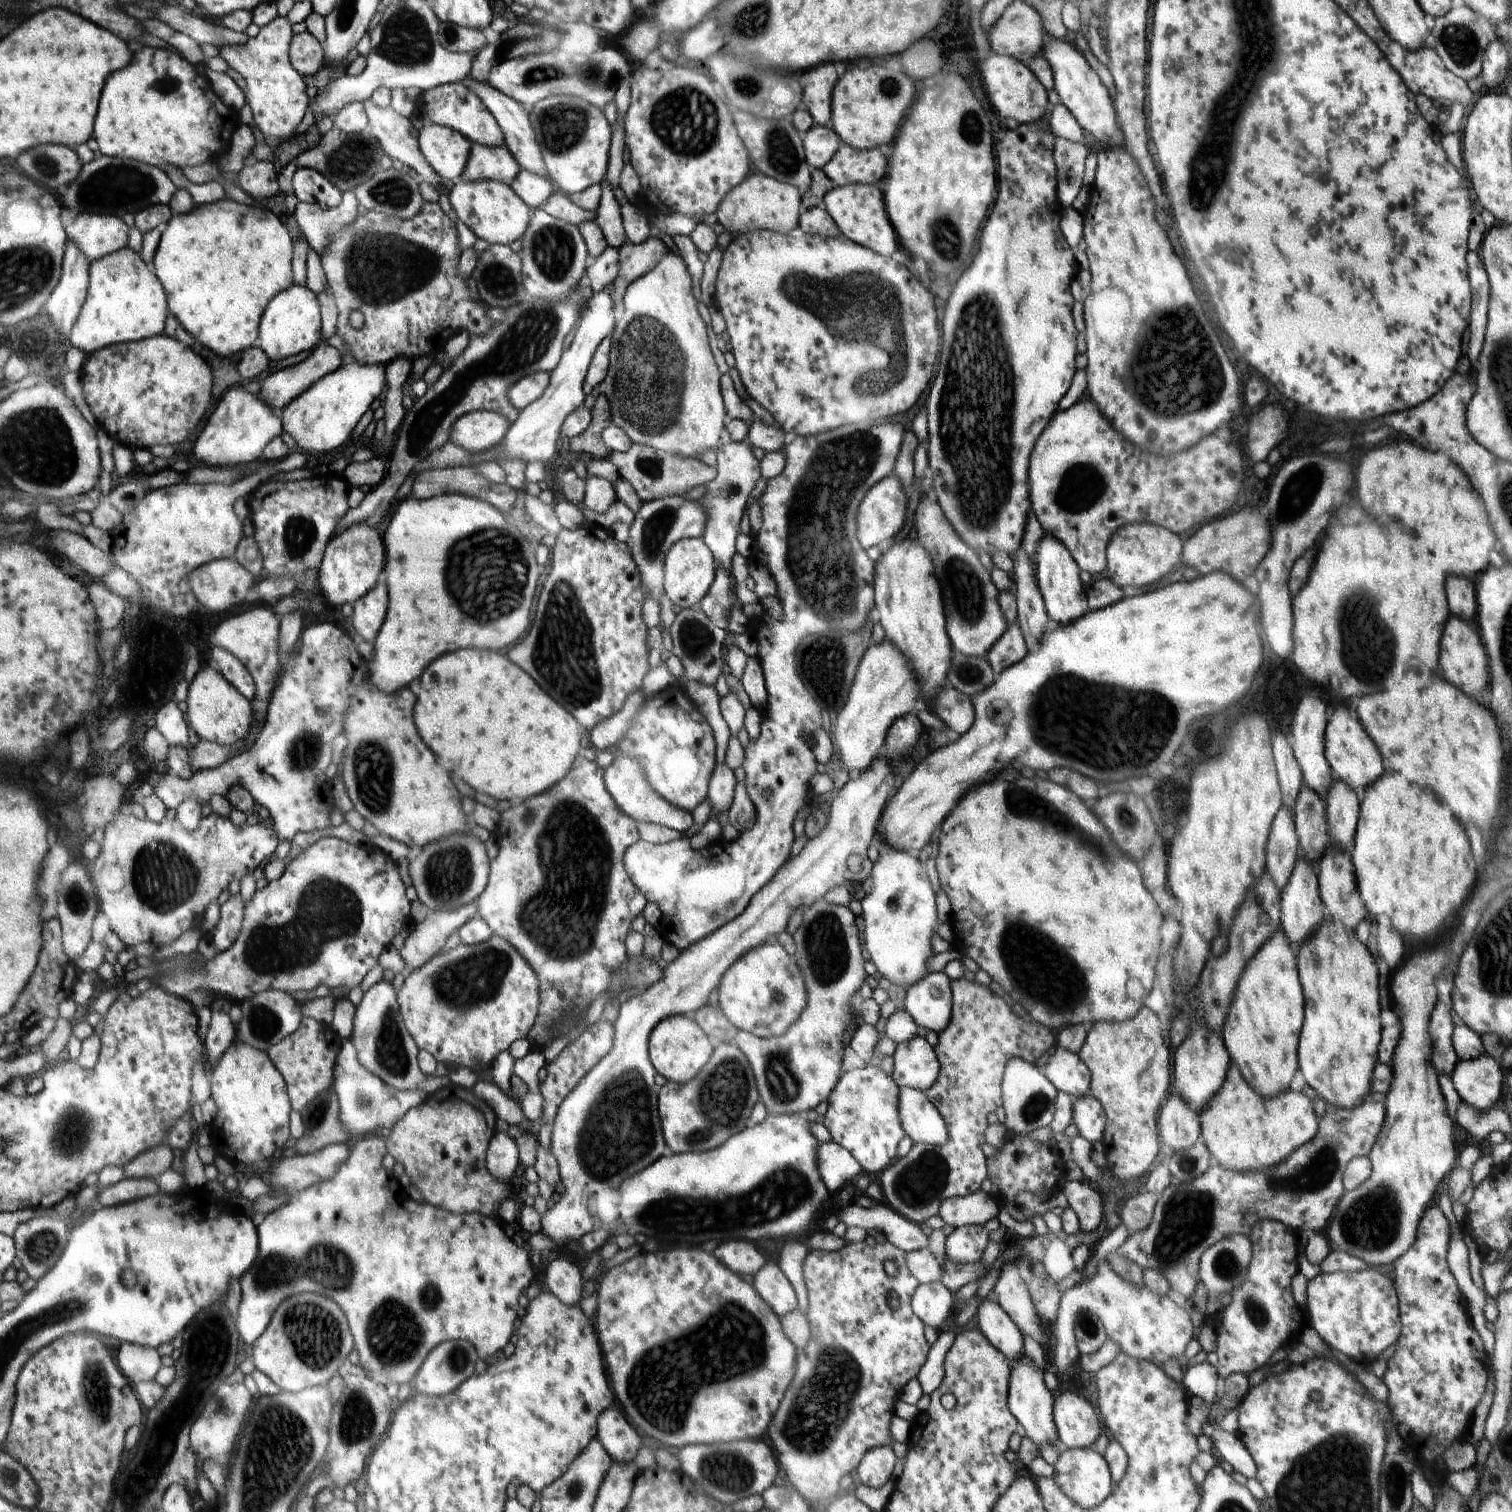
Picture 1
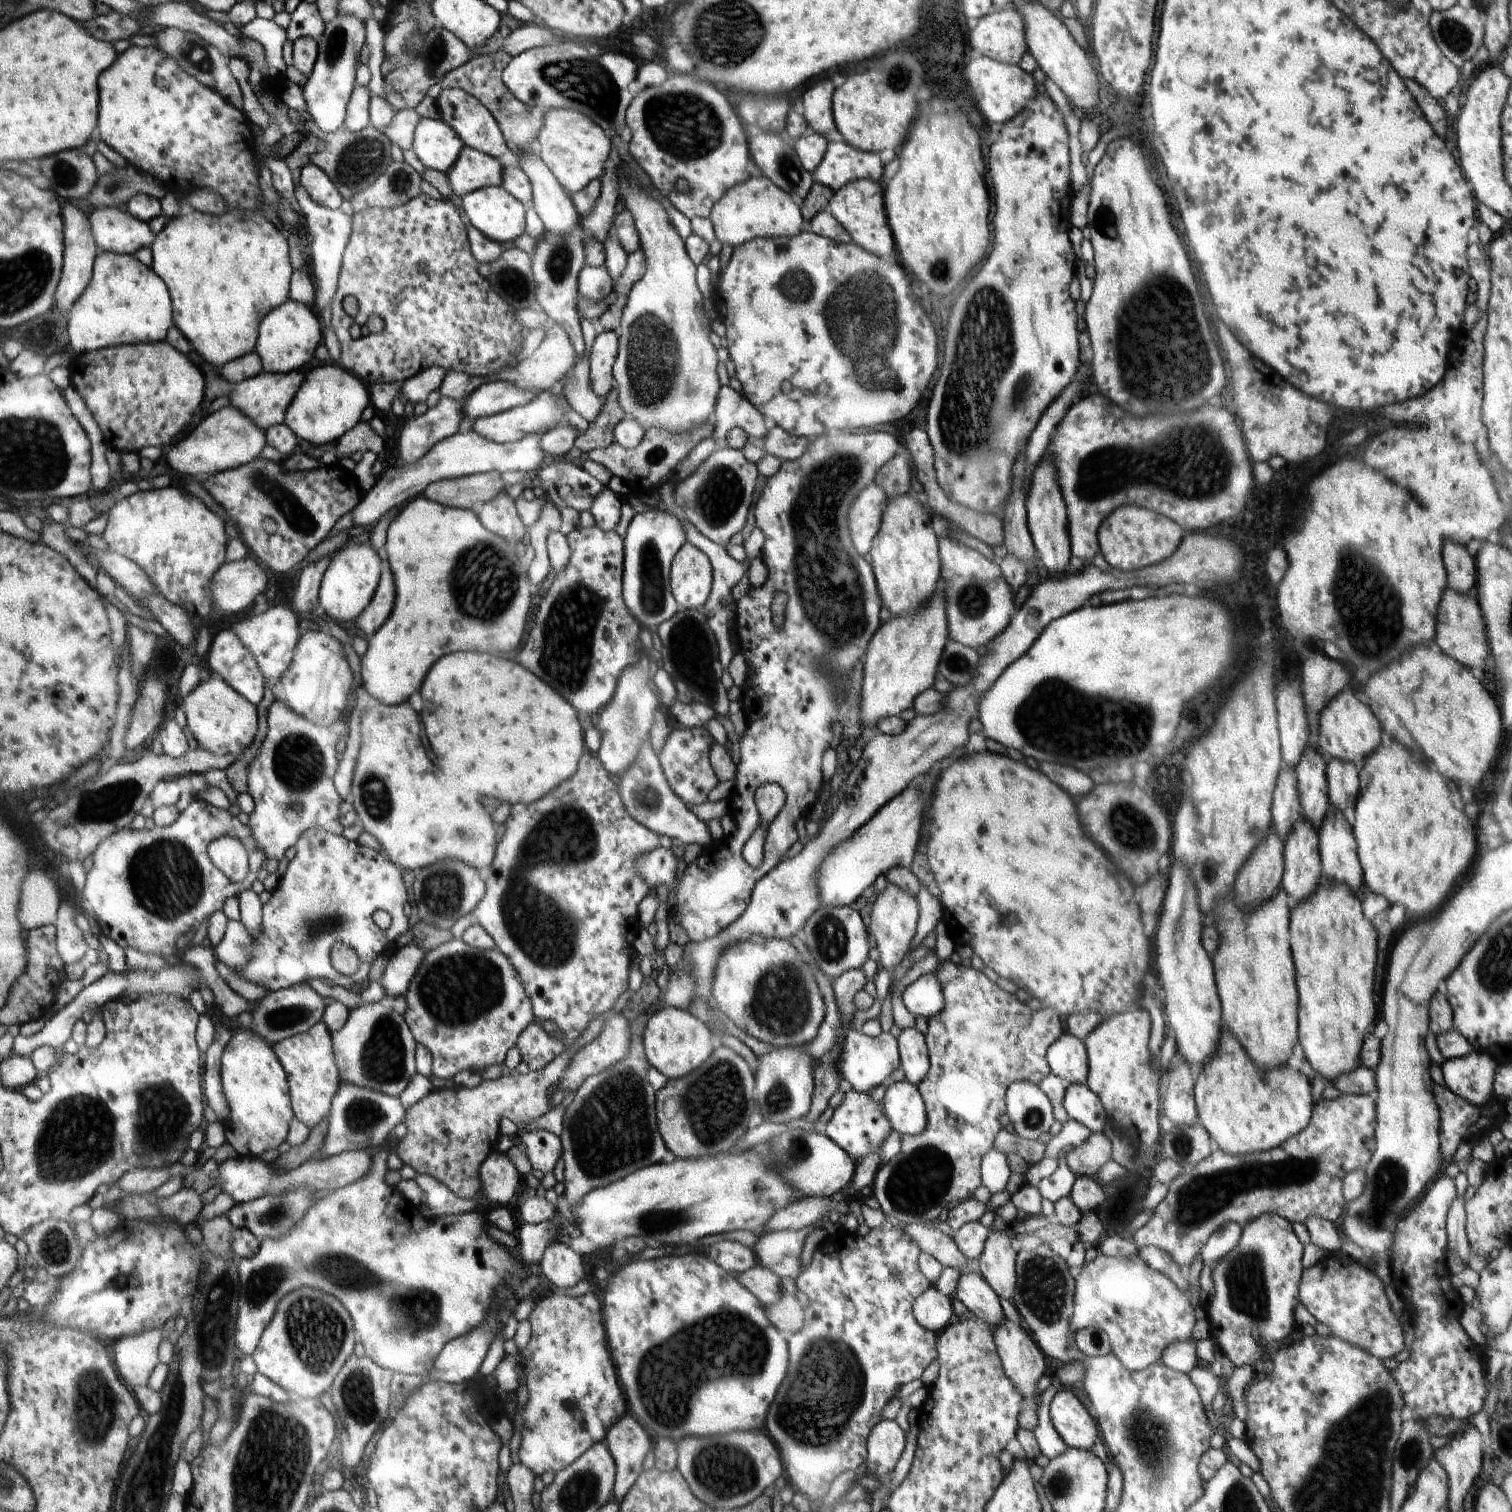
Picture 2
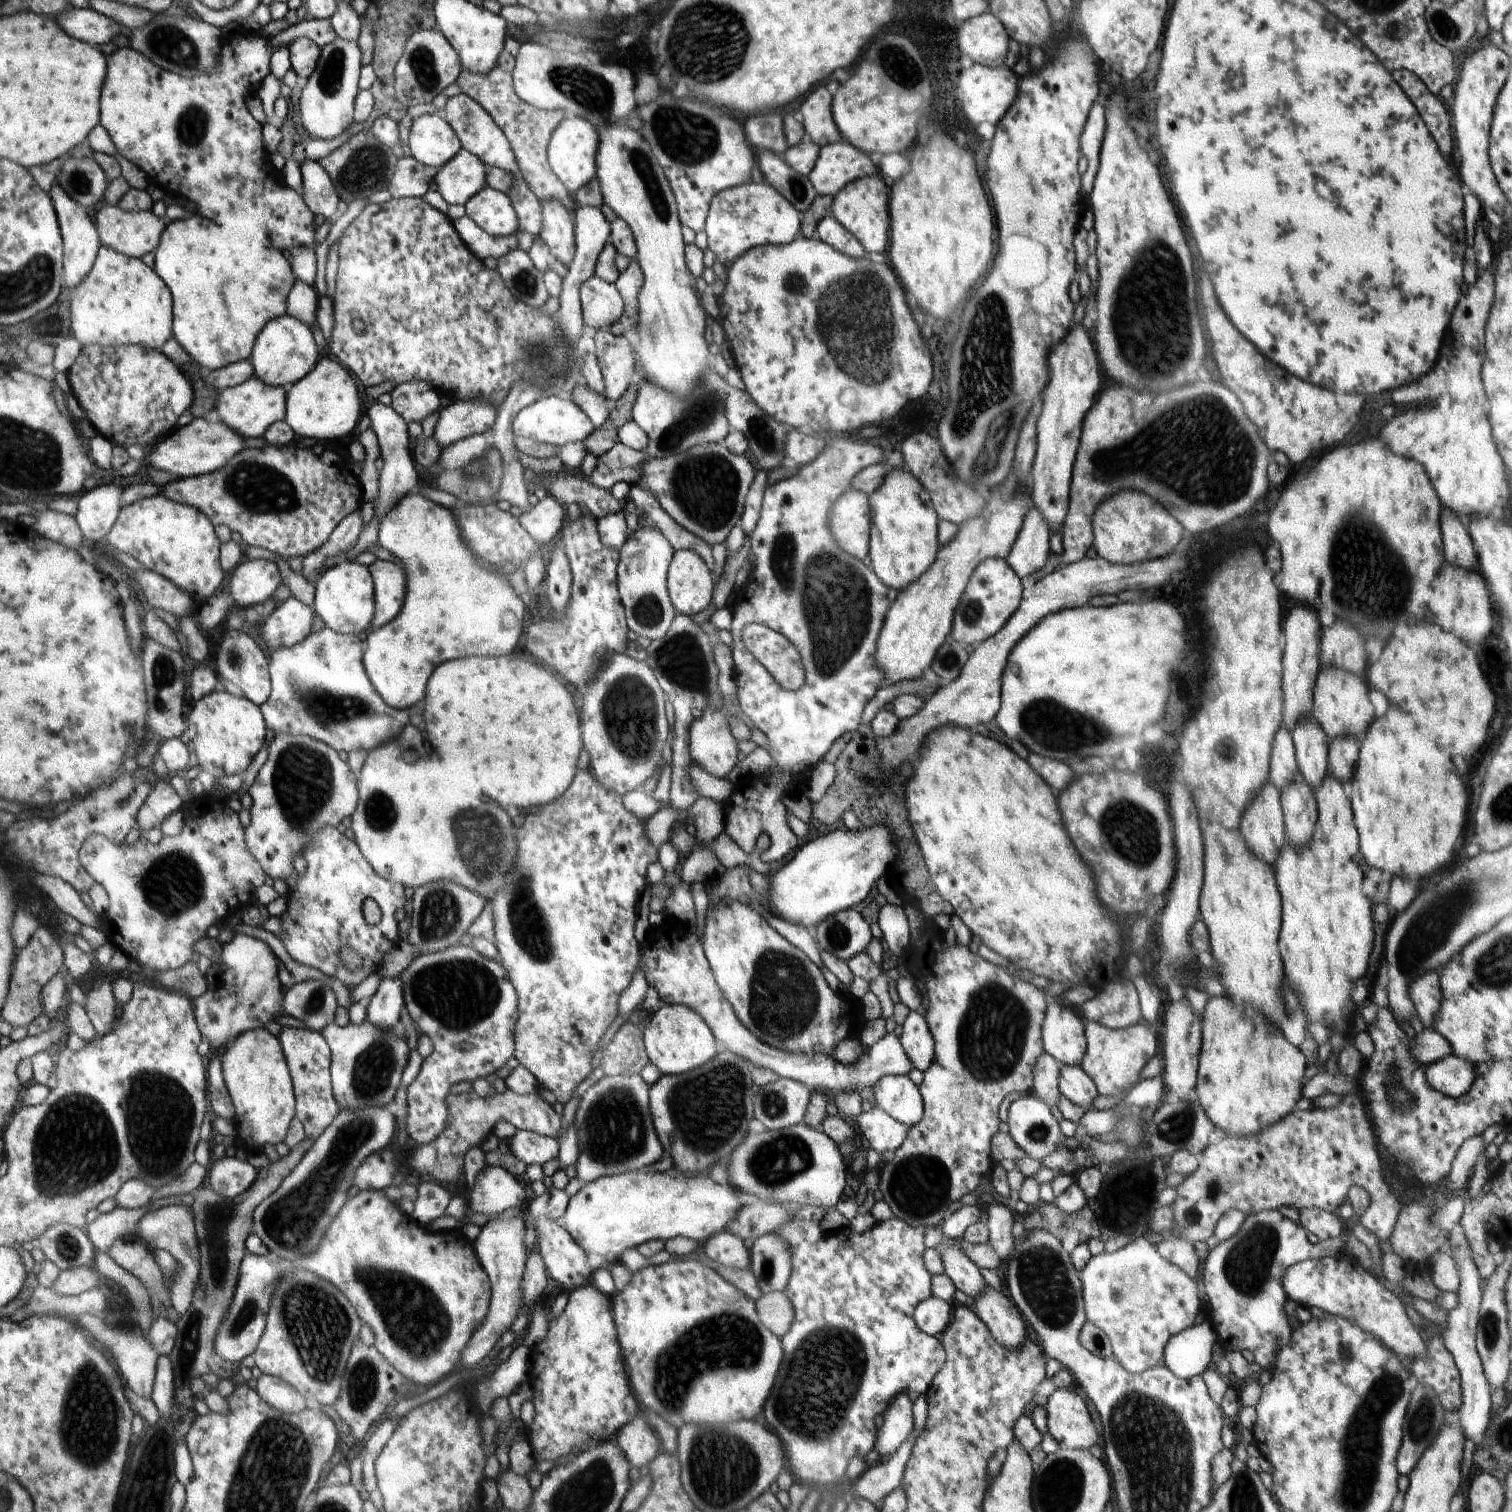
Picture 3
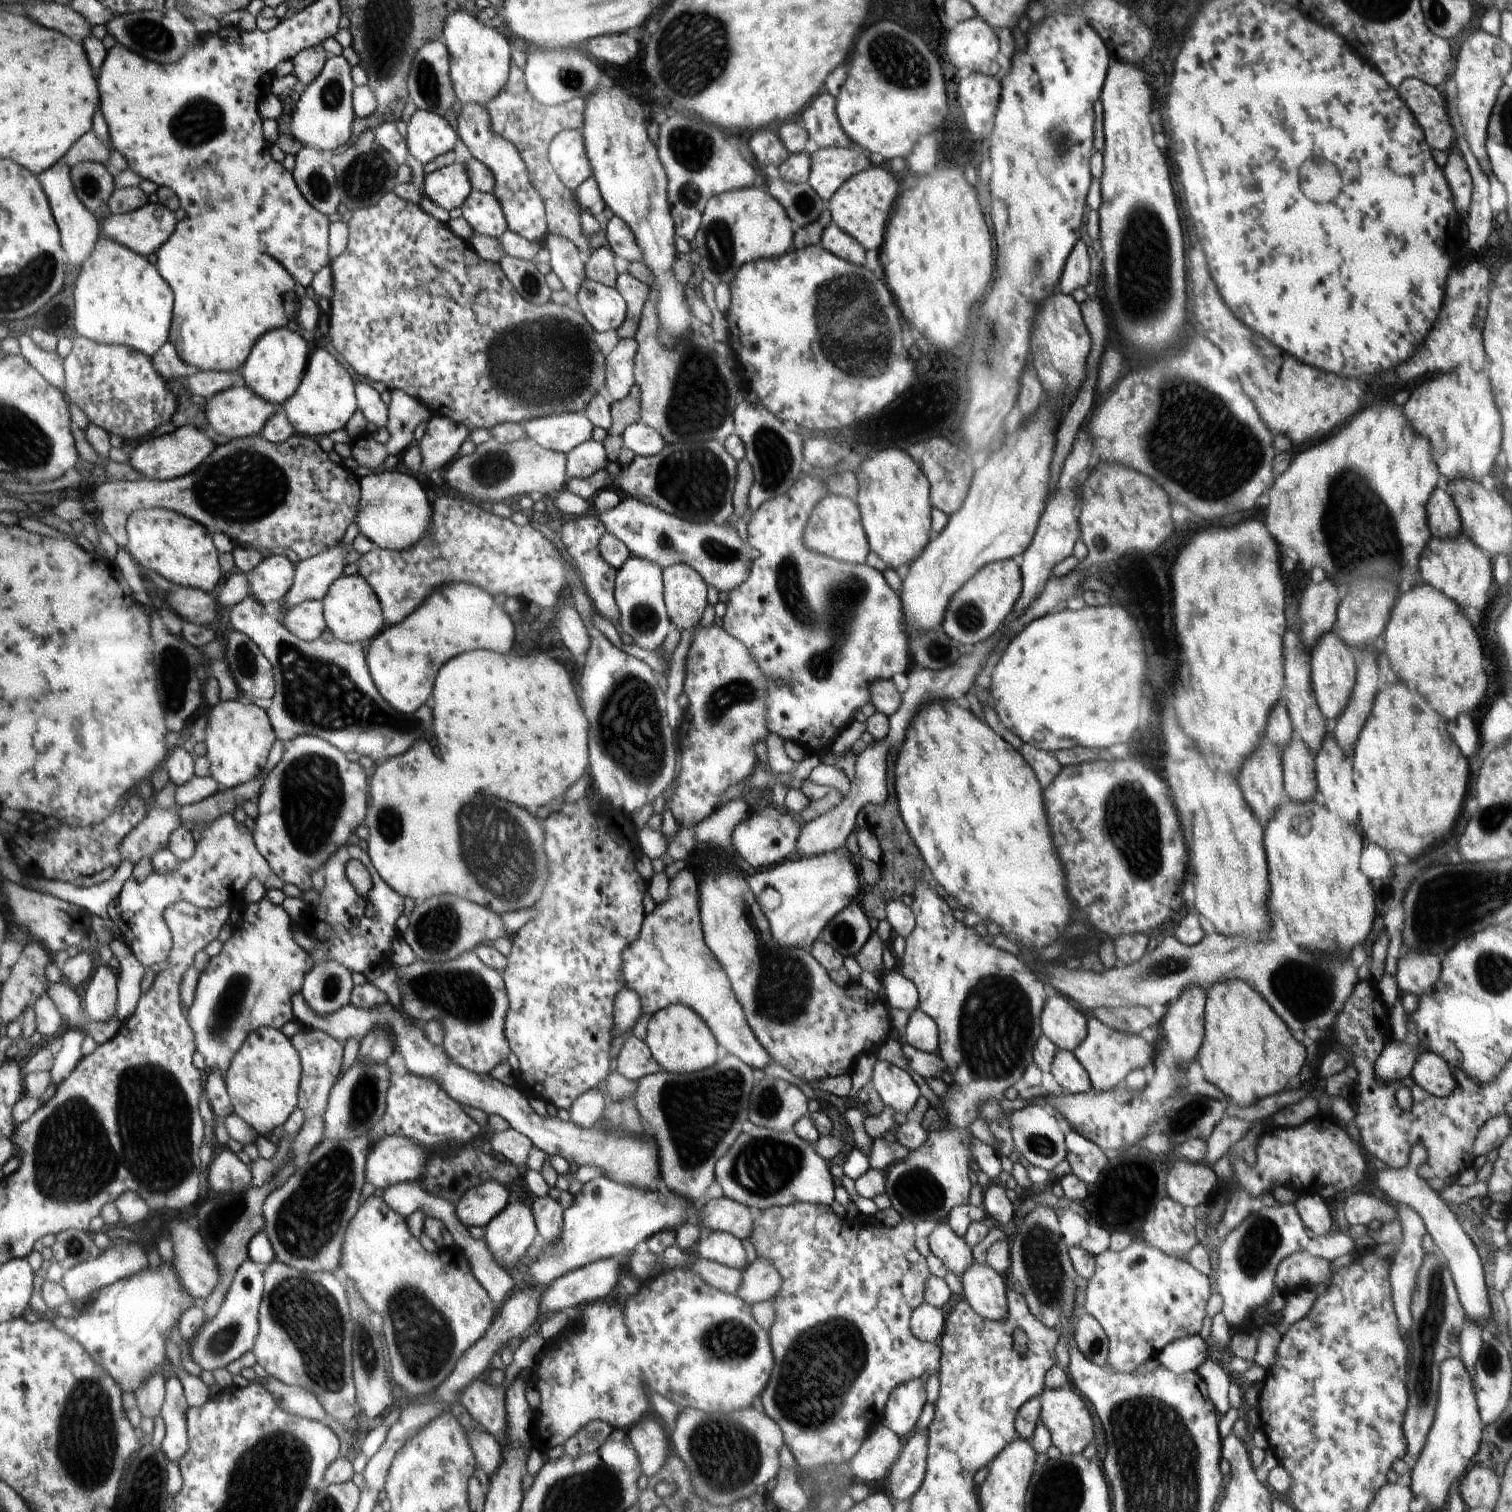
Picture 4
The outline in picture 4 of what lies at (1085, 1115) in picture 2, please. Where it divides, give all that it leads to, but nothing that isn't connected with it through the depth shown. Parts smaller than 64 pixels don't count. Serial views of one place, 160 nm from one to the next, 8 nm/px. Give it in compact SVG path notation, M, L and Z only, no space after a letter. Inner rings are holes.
M1057 1049L1049 1072L1065 1093L1082 1094L1092 1089L1087 1072L1072 1051Z

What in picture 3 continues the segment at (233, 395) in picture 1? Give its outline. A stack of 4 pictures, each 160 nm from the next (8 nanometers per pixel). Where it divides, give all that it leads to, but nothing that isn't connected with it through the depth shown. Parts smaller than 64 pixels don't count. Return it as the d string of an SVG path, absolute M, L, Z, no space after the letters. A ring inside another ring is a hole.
M212 417L193 418L192 421L177 428L167 439L161 440L150 455L146 456L146 465L164 470L177 478L188 478L207 475L220 470L230 462L231 458L243 450L242 436L230 426Z

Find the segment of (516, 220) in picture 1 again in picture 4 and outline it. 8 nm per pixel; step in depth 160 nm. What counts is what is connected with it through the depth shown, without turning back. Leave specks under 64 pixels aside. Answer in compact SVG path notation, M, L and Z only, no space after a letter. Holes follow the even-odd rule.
M473 190L461 209L472 230L480 234L498 239L508 231L503 207L494 193Z

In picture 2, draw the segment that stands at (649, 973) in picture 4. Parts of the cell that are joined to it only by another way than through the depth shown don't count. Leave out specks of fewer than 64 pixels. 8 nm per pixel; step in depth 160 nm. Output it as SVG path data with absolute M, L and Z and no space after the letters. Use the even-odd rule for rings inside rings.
M846 1026L844 1050L836 1062L836 1070L838 1070L838 1076L843 1079L844 1088L851 1088L856 1092L874 1091L878 1086L887 1083L890 1074L899 1068L897 1038L894 1038L892 1034L882 1031L879 1036L868 1037Z

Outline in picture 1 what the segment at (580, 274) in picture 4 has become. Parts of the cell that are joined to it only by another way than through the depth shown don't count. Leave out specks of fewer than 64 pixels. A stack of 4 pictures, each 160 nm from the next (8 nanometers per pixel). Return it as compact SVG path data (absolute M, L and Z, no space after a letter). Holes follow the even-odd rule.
M468 76L463 80L463 83L467 87L470 87L476 93L476 96L479 96L480 100L483 101L483 103L487 105L487 108L495 115L495 119L498 121L499 127L503 129L503 135L506 137L506 148L512 152L520 168L532 174L548 178L543 156L536 142L529 116L524 112L522 105L509 96L506 96L499 89L492 87L486 80L479 83Z

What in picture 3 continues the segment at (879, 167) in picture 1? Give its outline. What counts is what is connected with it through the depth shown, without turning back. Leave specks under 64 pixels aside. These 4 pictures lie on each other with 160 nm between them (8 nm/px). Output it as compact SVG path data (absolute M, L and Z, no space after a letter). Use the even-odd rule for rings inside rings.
M840 140L819 148L818 158L808 176L818 194L834 197L848 183L874 176L876 172L876 166L864 152Z

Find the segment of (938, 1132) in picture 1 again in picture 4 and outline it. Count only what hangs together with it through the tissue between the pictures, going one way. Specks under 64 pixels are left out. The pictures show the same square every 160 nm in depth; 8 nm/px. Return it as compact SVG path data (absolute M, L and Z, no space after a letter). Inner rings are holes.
M877 1061L873 1066L870 1083L886 1106L906 1114L921 1097L920 1089L908 1072L887 1061Z

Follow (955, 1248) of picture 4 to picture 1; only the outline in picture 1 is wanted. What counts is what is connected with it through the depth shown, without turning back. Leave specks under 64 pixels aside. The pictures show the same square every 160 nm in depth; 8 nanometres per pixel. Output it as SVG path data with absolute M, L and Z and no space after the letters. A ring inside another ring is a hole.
M987 1297L980 1300L976 1315L978 1329L1013 1363L1024 1353L1022 1332L1004 1309Z

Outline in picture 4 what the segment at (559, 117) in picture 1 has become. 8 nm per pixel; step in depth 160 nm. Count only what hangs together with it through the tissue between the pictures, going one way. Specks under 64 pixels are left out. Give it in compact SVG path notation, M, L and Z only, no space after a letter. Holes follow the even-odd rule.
M564 129L554 136L548 144L547 160L562 184L572 191L594 175L583 133L576 129Z

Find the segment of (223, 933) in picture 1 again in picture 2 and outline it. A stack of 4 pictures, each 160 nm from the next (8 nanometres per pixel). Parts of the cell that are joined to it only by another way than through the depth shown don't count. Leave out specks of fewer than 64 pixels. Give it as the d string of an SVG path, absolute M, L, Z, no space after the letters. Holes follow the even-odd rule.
M229 920L225 934L215 946L216 956L226 966L238 969L251 959L252 936L241 921Z

